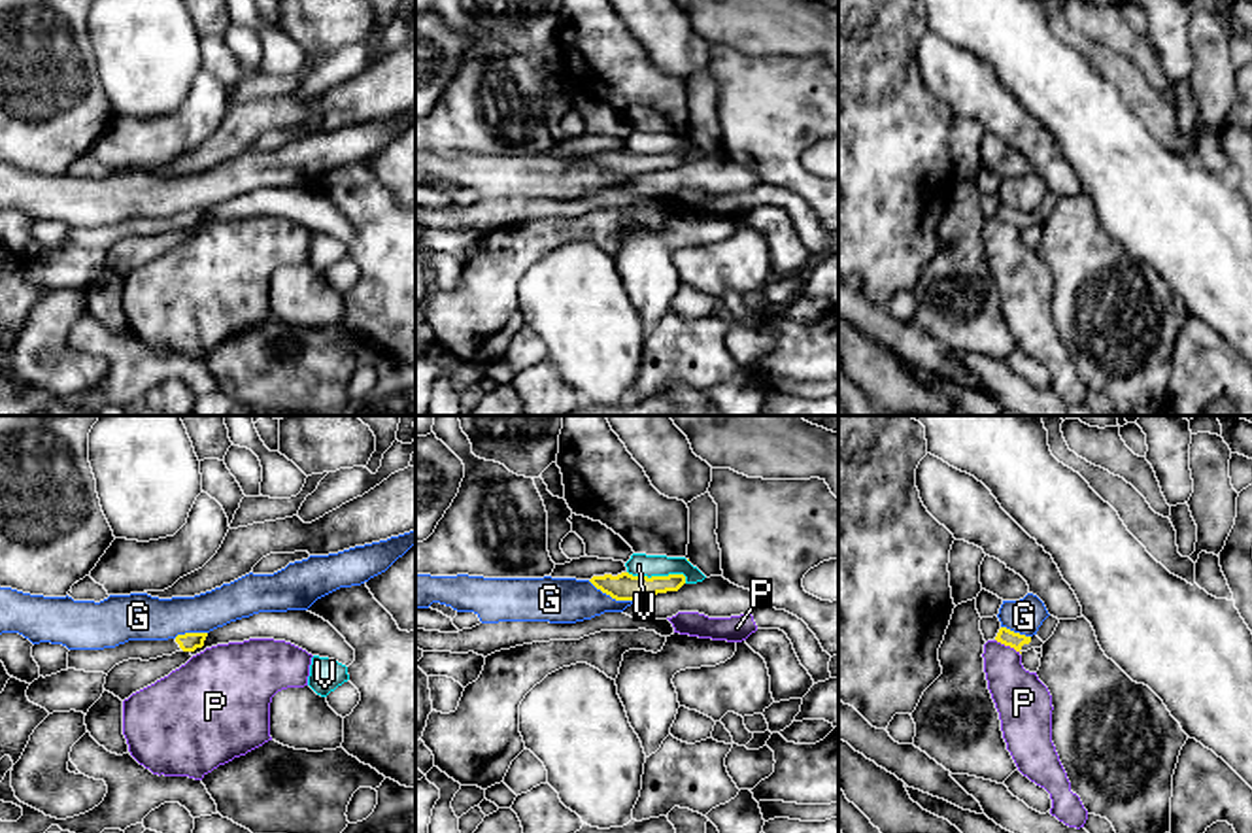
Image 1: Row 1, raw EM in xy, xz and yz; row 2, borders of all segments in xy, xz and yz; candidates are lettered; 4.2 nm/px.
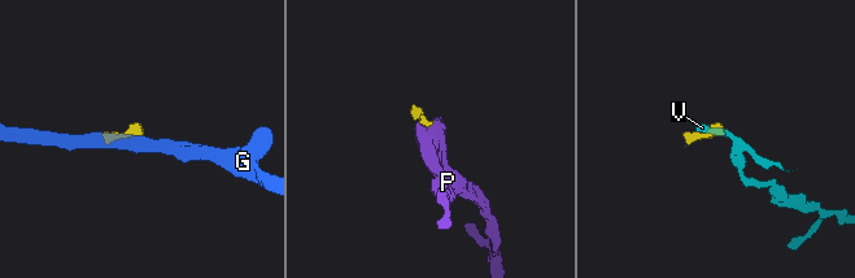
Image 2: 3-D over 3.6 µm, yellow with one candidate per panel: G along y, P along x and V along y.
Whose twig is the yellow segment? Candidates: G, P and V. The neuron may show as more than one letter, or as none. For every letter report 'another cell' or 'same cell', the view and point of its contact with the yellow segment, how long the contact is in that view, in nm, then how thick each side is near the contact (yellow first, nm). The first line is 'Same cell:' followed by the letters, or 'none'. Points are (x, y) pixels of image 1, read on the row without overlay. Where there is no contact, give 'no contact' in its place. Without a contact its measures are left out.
Same cell: none
G: another cell; meets yellow in xz at (610, 172); contact 220 nm long; 120 nm thick on the yellow side, 190 nm on the other
P: another cell; meets yellow in yz at (1009, 221); contact 130 nm long; 70 nm thick on the yellow side, 220 nm on the other
V: another cell; meets yellow in xz at (659, 153); contact 260 nm long; 120 nm thick on the yellow side, 100 nm on the other

